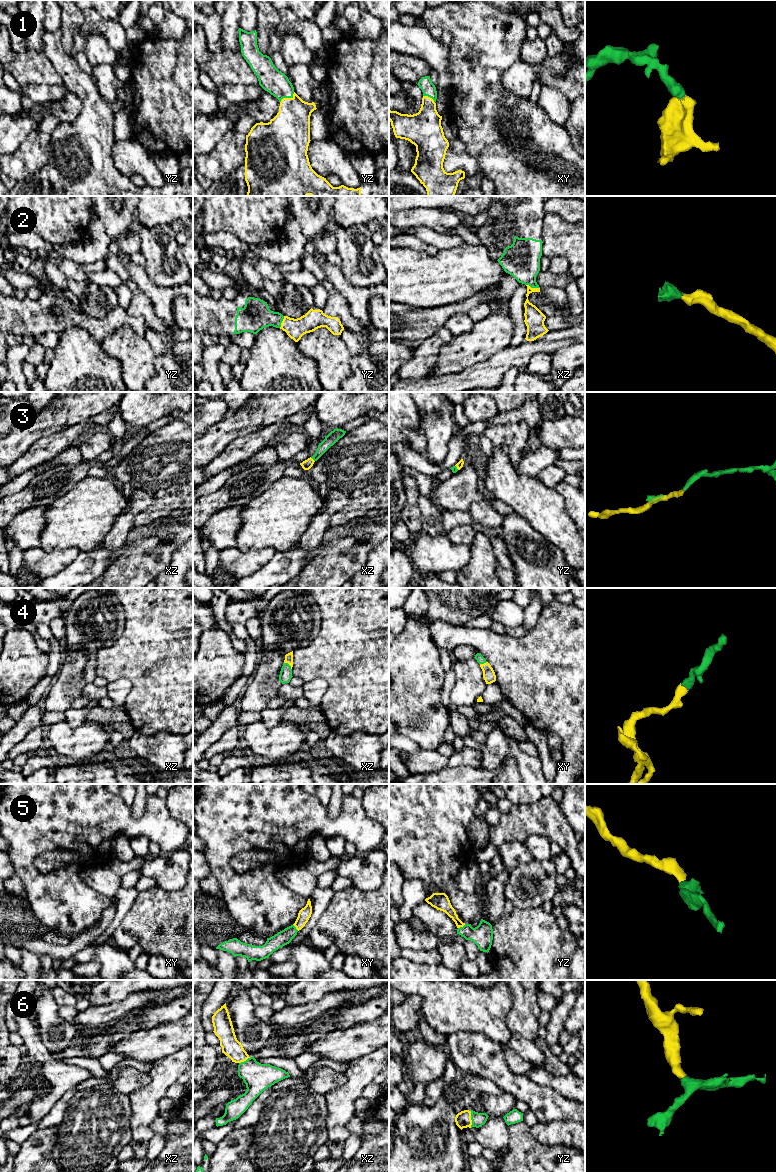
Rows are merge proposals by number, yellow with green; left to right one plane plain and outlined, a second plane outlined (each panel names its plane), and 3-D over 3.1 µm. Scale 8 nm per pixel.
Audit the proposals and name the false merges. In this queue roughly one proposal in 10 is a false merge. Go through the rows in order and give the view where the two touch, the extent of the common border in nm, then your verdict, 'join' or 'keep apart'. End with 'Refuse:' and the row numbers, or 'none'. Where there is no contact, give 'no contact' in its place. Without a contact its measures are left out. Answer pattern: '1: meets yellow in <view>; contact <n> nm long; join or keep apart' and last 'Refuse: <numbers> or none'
1: meets yellow in yz; contact 150 nm long; join
2: meets yellow in xz; contact 120 nm long; join
3: meets yellow in xz; contact 50 nm long; join
4: meets yellow in xz; contact 90 nm long; join
5: meets yellow in yz; contact 70 nm long; join
6: meets yellow in yz; contact 140 nm long; join
Refuse: none

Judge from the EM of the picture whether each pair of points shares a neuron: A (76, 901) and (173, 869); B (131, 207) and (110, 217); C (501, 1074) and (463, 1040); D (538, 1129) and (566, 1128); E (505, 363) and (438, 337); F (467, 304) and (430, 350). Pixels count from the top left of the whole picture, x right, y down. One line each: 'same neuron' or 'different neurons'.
A: different neurons
B: same neuron
C: same neuron
D: same neuron
E: different neurons
F: different neurons

